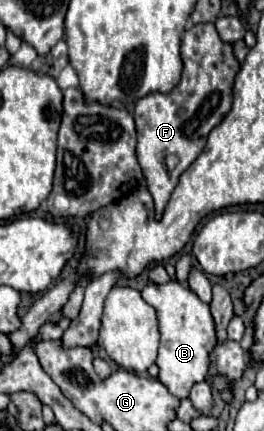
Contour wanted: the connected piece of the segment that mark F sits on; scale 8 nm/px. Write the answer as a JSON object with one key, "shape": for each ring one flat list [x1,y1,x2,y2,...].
{"shape":[[213,22,195,24,185,30,181,40,183,76,181,82,167,94,153,92,135,104,137,152,147,186,155,200,157,218,161,218,167,198,171,196,179,174,203,152,207,134,231,110,233,80,239,72,239,62,233,54,233,44,223,42]]}

